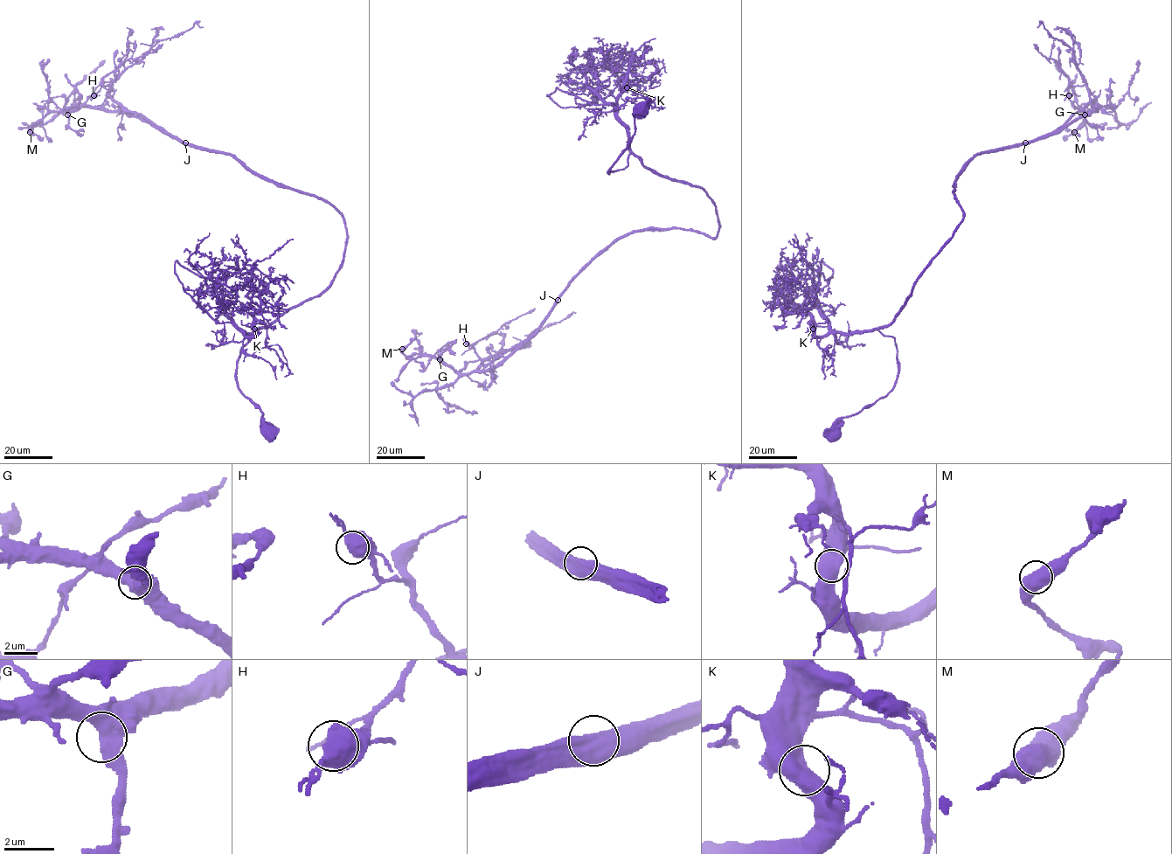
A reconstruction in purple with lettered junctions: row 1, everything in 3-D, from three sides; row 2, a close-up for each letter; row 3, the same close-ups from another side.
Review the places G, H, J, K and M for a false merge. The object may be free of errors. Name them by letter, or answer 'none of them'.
J

